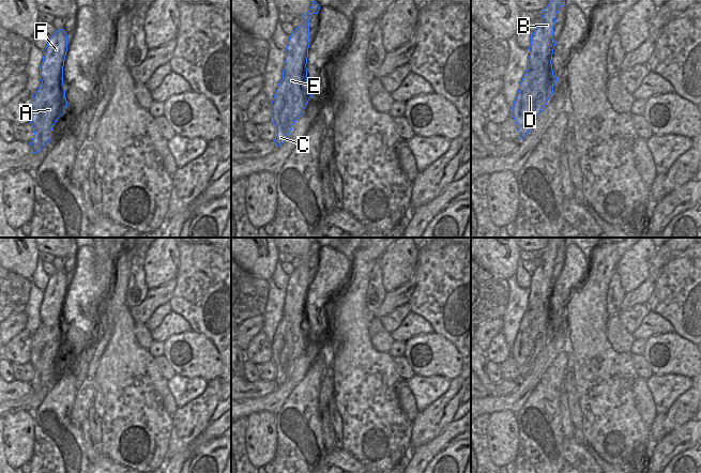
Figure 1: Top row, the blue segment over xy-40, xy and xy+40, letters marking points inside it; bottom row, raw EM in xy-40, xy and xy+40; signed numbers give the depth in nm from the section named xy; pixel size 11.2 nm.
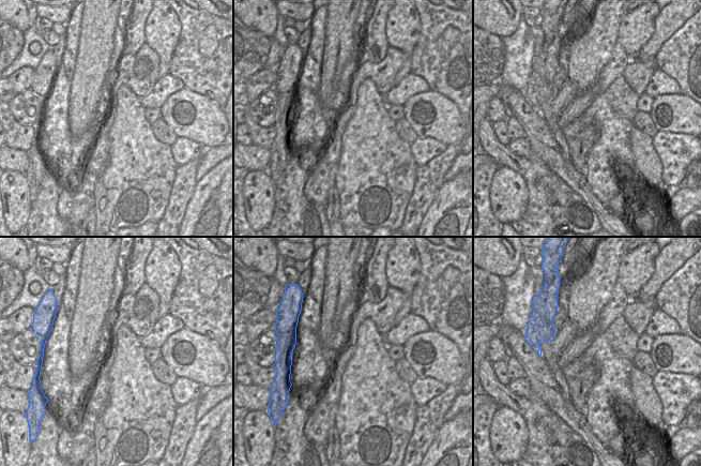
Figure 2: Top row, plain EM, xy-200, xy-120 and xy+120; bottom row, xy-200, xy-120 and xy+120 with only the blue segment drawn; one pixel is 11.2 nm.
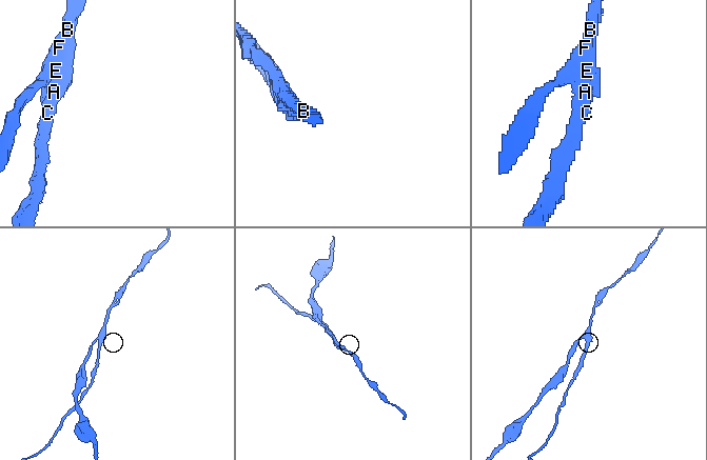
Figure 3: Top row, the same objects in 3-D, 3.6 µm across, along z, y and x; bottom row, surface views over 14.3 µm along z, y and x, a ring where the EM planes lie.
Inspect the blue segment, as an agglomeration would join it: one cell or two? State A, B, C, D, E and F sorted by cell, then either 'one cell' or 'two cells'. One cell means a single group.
groups A C D E / B F; two cells

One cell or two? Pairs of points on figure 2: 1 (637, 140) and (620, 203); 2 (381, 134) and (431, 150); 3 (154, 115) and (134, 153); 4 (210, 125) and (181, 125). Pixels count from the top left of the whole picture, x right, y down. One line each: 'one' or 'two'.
1: two
2: two
3: two
4: one

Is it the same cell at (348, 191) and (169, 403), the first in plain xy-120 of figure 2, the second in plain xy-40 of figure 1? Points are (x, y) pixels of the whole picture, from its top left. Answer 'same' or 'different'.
different

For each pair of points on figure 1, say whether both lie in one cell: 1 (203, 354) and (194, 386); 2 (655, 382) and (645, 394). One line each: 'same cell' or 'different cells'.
1: different cells
2: different cells

